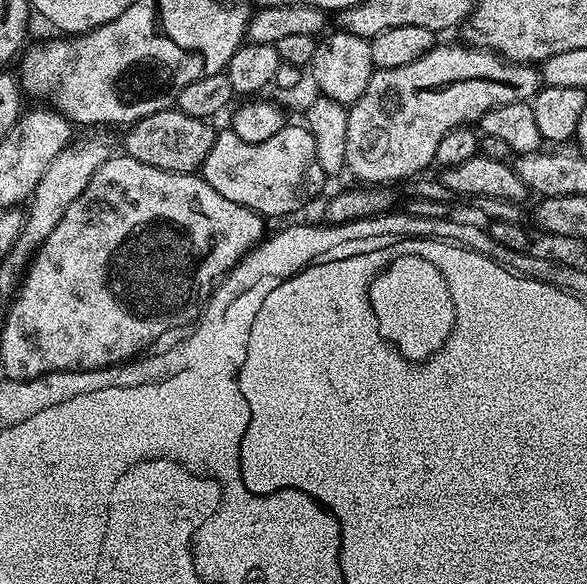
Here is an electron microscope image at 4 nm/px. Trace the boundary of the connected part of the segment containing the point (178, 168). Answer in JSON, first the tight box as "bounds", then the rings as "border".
{"bounds":[123,110,218,173],"border":[[[179,110],[155,112],[146,118],[137,120],[131,125],[128,138],[124,142],[123,151],[138,162],[146,162],[146,166],[154,166],[167,172],[199,173],[204,167],[206,154],[210,154],[210,146],[214,146],[218,135],[211,123],[197,120],[193,116]]]}

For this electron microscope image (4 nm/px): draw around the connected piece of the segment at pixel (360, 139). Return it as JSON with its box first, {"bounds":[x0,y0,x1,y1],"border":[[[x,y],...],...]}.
{"bounds":[346,46,518,186],"border":[[[434,46],[422,58],[418,58],[414,62],[410,62],[410,66],[398,66],[397,68],[376,68],[373,71],[370,82],[366,86],[366,90],[362,94],[362,98],[358,98],[356,104],[348,108],[348,125],[346,126],[346,168],[350,173],[353,172],[360,180],[368,186],[390,186],[395,180],[408,180],[411,176],[416,176],[419,172],[424,172],[428,167],[433,167],[436,151],[438,150],[438,142],[442,142],[442,138],[446,134],[450,134],[450,130],[461,126],[475,125],[483,118],[487,112],[494,110],[498,106],[506,106],[510,102],[514,102],[518,98],[518,92],[512,84],[507,84],[504,80],[491,80],[492,75],[500,75],[502,66],[504,66],[501,57],[495,53],[487,53],[481,55],[479,51],[473,50],[471,47],[463,46],[464,48],[440,48]]]}

